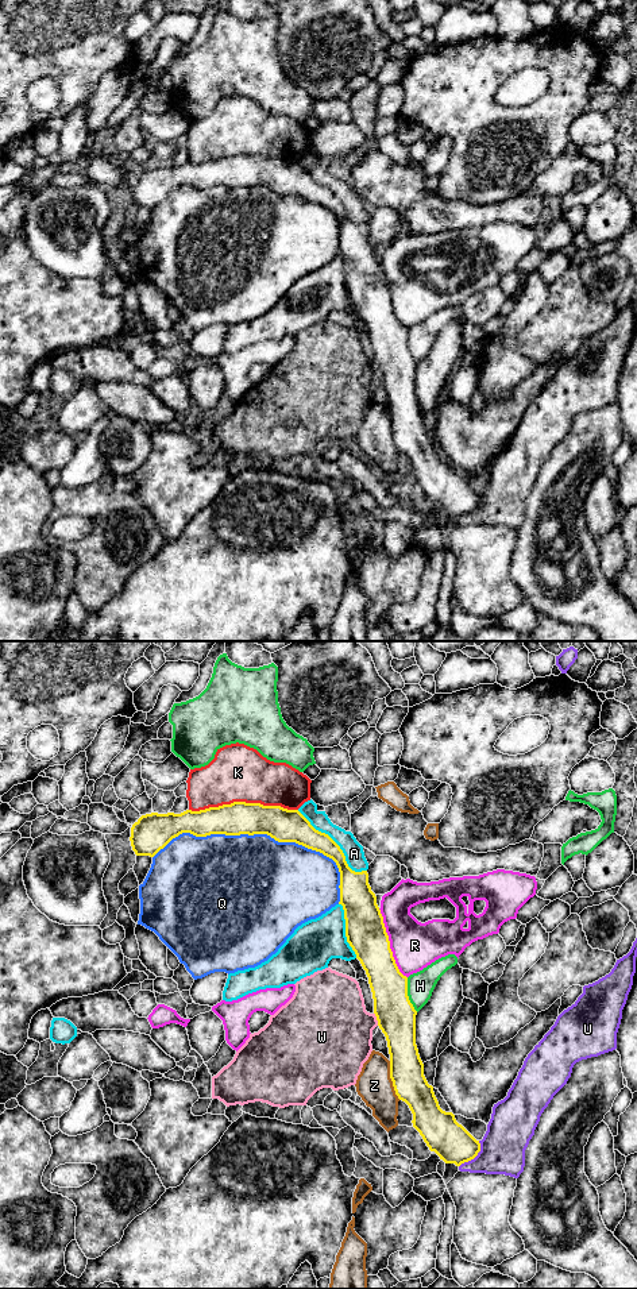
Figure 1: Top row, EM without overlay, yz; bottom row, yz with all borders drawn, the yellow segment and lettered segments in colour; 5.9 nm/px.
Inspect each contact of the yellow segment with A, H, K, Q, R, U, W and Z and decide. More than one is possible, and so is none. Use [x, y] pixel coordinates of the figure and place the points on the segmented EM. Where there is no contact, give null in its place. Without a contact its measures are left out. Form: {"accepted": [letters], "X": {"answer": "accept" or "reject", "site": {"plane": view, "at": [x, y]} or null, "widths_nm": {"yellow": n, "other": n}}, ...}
{"accepted": [], "A": {"answer": "reject", "site": {"plane": "yz", "at": [336, 844]}, "widths_nm": {"yellow": 160, "other": 120}}, "H": {"answer": "reject", "site": {"plane": "yz", "at": [406, 995]}, "widths_nm": {"yellow": 240, "other": 160}}, "K": {"answer": "reject", "site": {"plane": "yz", "at": [243, 802]}, "widths_nm": {"yellow": 190, "other": 340}}, "Q": {"answer": "reject", "site": {"plane": "yz", "at": [263, 833]}, "widths_nm": {"yellow": 200, "other": 460}}, "R": {"answer": "reject", "site": {"plane": "yz", "at": [389, 944]}, "widths_nm": {"yellow": 240, "other": 280}}, "U": {"answer": "reject", "site": {"plane": "yz", "at": [474, 1157]}, "widths_nm": {"yellow": 220, "other": 280}}, "W": {"answer": "reject", "site": {"plane": "yz", "at": [377, 1019]}, "widths_nm": {"yellow": 240, "other": 420}}, "Z": {"answer": "reject", "site": {"plane": "yz", "at": [392, 1080]}, "widths_nm": {"yellow": 200, "other": 220}}}

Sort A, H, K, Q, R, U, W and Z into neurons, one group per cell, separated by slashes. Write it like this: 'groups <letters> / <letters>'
groups A / H / K / Q / R / U / W / Z

